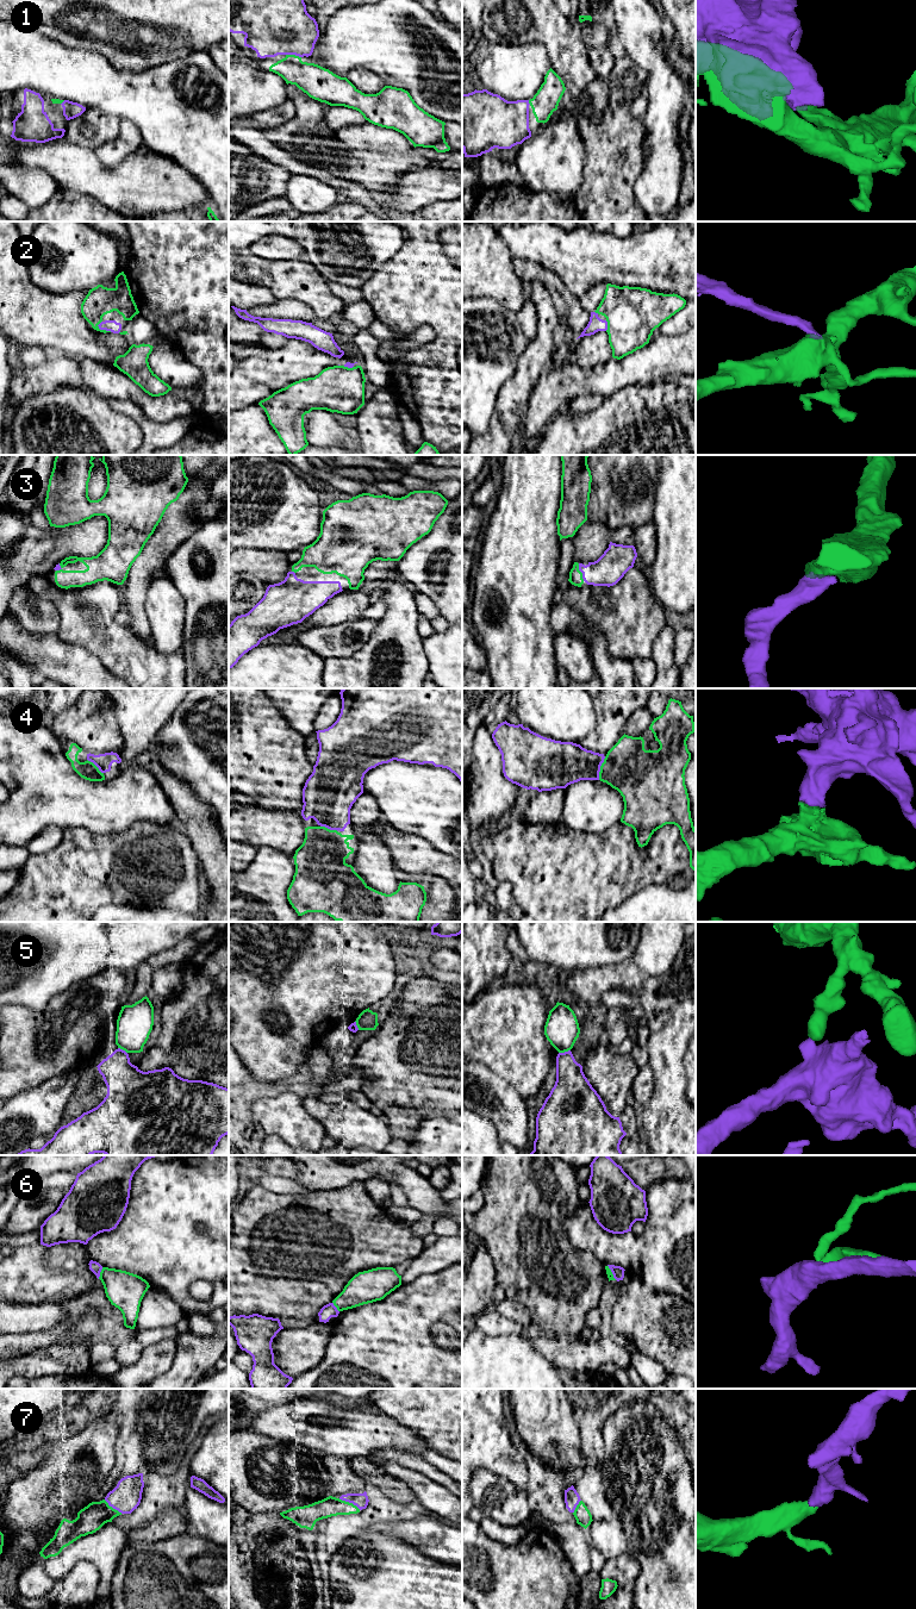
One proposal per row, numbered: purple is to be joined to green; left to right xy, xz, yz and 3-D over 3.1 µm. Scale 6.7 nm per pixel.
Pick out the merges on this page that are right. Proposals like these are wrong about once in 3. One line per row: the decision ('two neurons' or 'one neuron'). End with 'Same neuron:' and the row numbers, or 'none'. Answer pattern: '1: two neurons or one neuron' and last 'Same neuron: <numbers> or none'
1: one neuron
2: one neuron
3: one neuron
4: one neuron
5: two neurons
6: two neurons
7: one neuron
Same neuron: 1, 2, 3, 4, 7

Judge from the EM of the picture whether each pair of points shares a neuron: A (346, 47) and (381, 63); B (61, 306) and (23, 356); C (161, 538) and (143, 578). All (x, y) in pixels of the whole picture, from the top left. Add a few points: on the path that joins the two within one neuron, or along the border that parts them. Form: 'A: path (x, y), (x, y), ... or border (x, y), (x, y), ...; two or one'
A: path (354, 47), (365, 47), (373, 55); one
B: border (42, 347), (25, 347), (19, 350); two
C: path (159, 548), (153, 560), (144, 568); one

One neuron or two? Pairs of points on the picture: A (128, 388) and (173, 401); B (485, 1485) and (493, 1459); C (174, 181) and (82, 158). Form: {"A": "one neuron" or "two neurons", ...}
{"A": "one neuron", "B": "two neurons", "C": "one neuron"}

